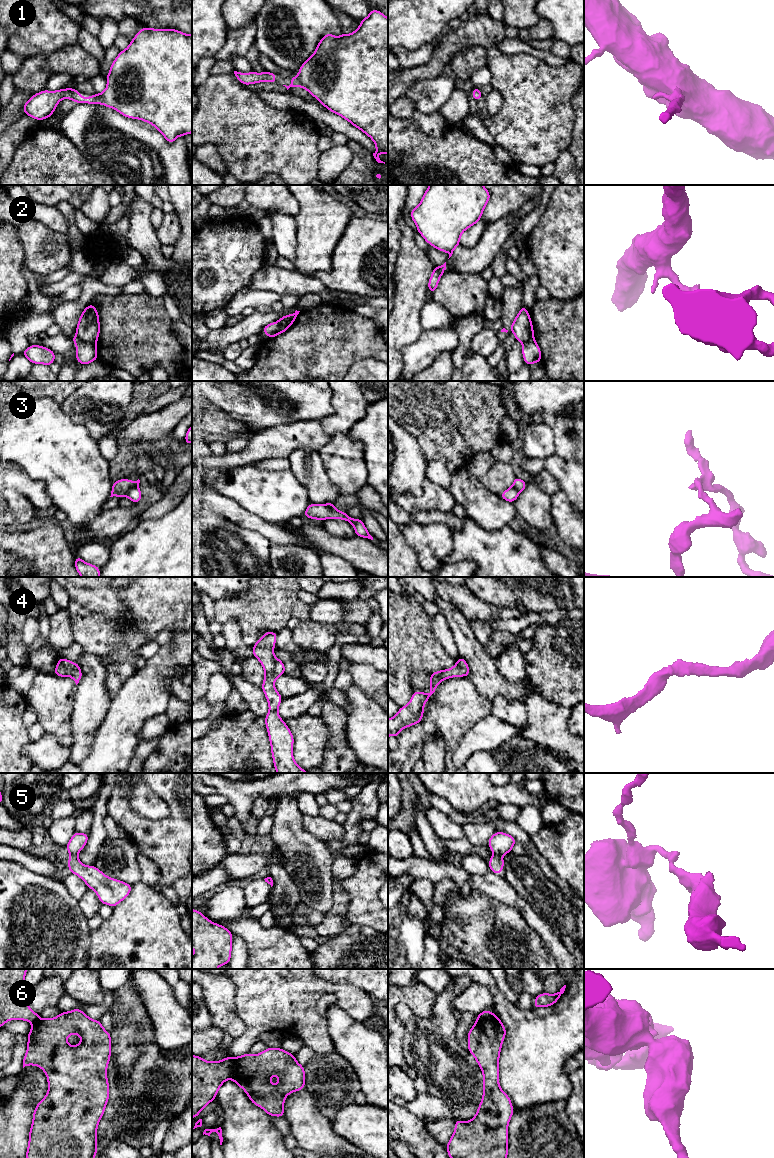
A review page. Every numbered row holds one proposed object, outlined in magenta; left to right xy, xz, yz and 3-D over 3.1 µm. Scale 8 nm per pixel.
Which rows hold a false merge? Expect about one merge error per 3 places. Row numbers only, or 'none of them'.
2, 3, 5, 6

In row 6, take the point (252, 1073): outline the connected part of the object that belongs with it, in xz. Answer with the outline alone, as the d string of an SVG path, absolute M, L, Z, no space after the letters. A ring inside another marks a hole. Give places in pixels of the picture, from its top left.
M267 1048L256 1055L246 1053L239 1057L232 1057L232 1061L230 1079L245 1091L253 1104L262 1108L270 1116L284 1117L284 1102L286 1096L295 1091L300 1091L305 1087L304 1066L296 1061L295 1055L283 1050L282 1048ZM273 1075L279 1077L277 1085L270 1082L270 1078Z

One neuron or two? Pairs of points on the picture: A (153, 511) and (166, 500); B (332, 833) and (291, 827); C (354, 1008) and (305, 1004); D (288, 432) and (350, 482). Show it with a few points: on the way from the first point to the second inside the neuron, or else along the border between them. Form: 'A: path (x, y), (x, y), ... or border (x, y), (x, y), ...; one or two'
A: path (156, 510), (163, 503); one
B: border (302, 815), (302, 826), (325, 842); two
C: path (342, 996), (335, 989), (320, 989), (317, 992); one
D: border (332, 437), (317, 450); two

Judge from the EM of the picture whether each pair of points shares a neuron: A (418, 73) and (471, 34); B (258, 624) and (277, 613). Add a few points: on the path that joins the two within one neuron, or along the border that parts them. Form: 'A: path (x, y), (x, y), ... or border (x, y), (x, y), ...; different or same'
A: path (431, 67), (458, 40); same
B: path (263, 619), (269, 613), (272, 613); same

